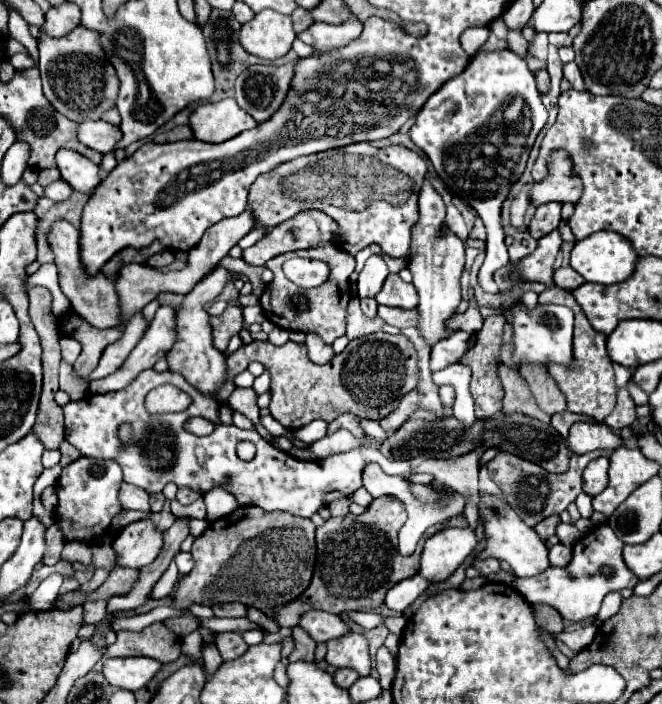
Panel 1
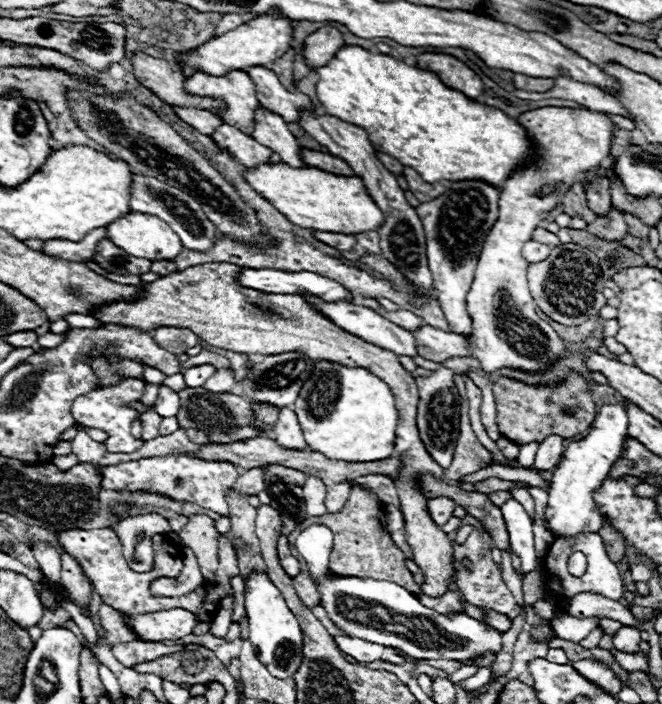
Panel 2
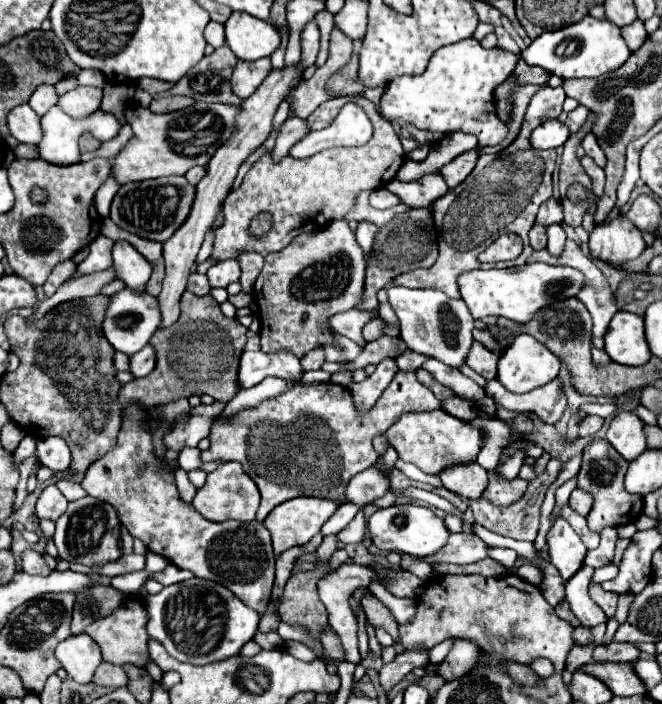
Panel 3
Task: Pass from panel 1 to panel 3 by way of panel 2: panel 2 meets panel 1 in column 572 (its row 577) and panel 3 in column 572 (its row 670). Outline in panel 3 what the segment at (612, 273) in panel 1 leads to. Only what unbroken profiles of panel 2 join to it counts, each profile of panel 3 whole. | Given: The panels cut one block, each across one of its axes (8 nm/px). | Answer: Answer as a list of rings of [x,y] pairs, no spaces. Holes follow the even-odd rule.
[[[524,264],[504,270],[470,270],[458,276],[458,288],[462,300],[466,302],[474,320],[484,316],[504,316],[518,324],[528,322],[542,306],[572,298],[584,284],[584,276],[570,266],[550,266],[550,264]]]

